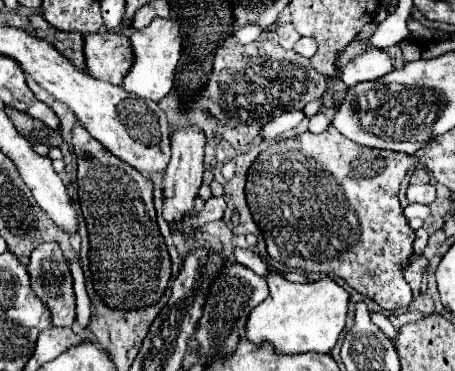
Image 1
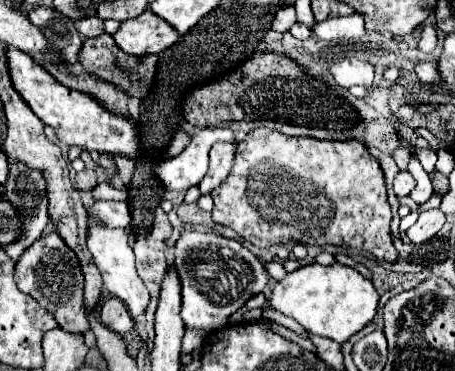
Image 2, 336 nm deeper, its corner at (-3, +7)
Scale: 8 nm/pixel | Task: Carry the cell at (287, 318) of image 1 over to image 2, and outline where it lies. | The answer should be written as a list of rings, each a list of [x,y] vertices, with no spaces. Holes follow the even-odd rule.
[[[309,264],[279,280],[271,292],[269,306],[285,316],[295,318],[309,334],[331,338],[345,344],[355,332],[373,320],[377,310],[379,294],[369,280],[357,270],[343,264]]]

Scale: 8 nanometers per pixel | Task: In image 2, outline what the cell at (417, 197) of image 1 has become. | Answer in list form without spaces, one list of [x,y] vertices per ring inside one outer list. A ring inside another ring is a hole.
[[[399,172],[397,178],[395,178],[395,184],[393,184],[393,190],[397,196],[409,196],[411,190],[415,188],[415,180],[409,172]]]

